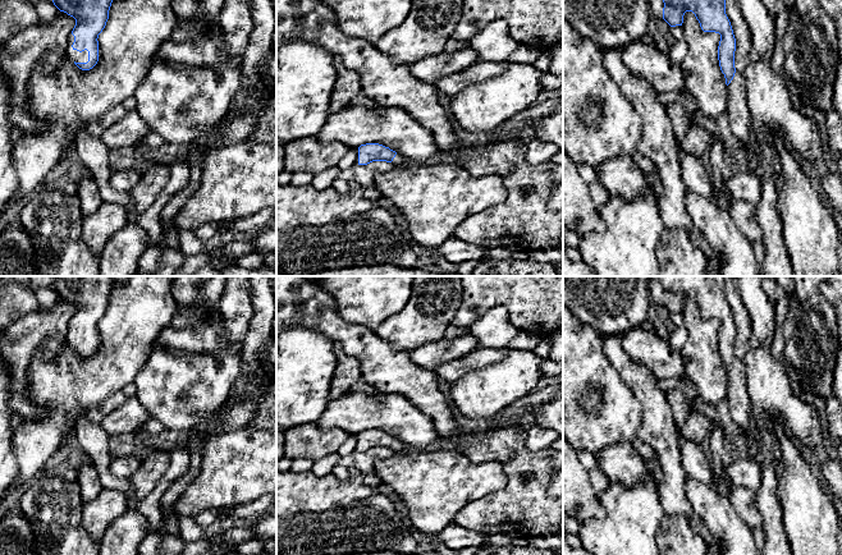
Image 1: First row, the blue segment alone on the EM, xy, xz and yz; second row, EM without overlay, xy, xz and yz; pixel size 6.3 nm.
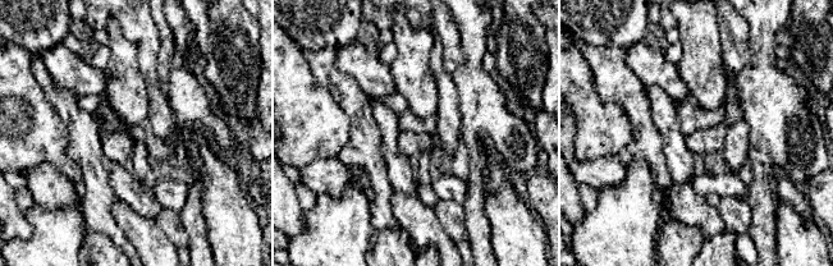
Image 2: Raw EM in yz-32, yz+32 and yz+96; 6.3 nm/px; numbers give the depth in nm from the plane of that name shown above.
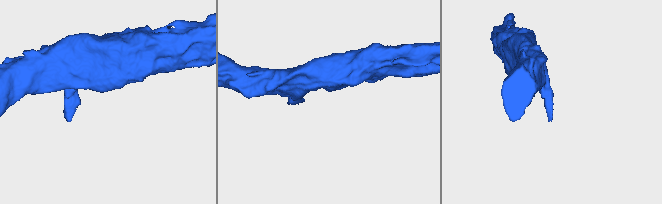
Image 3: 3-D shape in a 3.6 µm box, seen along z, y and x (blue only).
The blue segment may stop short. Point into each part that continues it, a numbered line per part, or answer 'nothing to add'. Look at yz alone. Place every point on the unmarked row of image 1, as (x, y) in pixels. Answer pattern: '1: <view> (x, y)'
1: yz (740, 407)

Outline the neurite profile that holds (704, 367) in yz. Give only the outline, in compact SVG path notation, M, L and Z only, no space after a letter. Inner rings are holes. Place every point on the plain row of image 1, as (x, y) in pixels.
M692 298L685 299L682 313L687 330L687 340L681 349L683 379L694 384L697 396L714 405L728 393L728 375L718 347L720 321L704 318Z

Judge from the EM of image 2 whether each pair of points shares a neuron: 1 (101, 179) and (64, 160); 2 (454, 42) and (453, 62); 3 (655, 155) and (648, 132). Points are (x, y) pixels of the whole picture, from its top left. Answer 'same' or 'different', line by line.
1: different
2: same
3: same

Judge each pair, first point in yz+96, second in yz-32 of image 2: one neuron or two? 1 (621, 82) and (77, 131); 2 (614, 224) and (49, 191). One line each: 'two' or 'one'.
1: one
2: two

